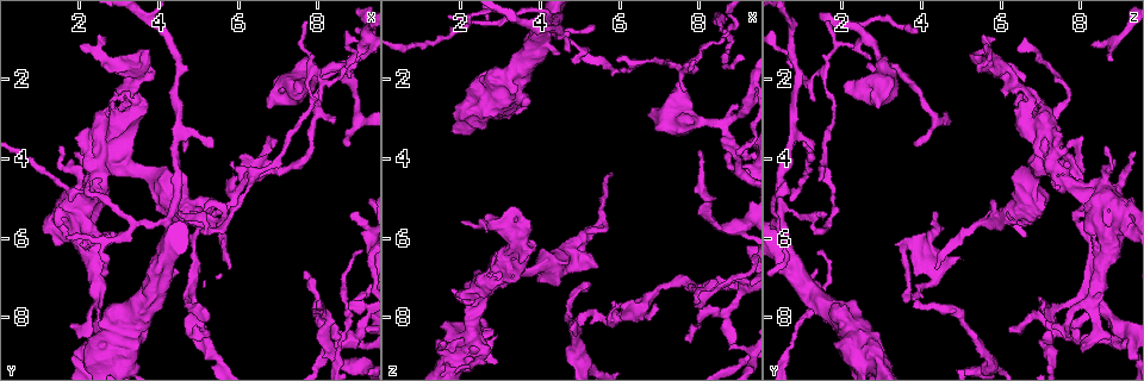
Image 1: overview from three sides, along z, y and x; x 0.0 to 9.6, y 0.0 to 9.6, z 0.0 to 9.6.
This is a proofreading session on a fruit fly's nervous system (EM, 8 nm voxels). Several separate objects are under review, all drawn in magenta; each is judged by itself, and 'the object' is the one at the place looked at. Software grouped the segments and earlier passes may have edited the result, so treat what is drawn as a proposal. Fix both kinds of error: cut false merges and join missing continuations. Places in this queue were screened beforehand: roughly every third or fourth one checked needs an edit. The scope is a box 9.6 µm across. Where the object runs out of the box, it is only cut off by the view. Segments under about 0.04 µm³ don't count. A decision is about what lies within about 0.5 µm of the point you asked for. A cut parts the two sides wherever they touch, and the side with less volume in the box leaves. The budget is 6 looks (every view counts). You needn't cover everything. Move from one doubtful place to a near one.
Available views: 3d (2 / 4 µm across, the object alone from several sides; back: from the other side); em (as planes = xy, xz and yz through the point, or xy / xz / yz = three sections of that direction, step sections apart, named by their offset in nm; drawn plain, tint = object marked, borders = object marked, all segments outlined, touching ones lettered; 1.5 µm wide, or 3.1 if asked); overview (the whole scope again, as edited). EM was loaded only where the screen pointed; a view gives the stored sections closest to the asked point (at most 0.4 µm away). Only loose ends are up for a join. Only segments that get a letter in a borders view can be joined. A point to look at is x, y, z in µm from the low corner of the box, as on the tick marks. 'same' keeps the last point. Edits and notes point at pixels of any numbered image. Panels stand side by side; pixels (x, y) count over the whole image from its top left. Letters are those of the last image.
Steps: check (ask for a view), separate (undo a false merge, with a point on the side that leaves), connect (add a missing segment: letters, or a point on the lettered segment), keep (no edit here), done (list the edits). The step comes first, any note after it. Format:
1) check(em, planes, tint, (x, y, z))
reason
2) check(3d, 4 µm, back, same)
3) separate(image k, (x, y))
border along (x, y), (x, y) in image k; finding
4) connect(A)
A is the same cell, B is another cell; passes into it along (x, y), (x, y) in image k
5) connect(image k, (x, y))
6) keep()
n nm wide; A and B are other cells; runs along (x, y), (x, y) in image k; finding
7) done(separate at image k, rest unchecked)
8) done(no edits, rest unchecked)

check(em, xz, step 8, borders, (8.00, 7.55, 3.75))

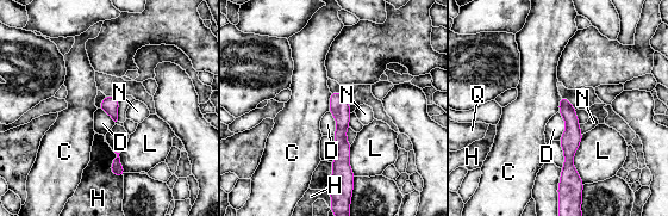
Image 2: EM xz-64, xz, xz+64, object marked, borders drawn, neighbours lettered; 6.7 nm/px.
check(em, planes, borders, same)

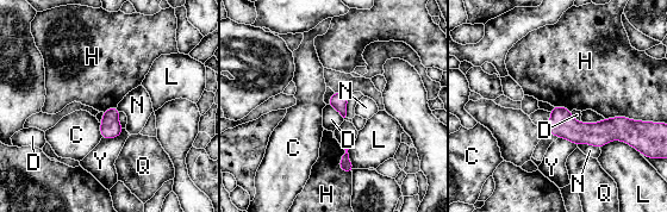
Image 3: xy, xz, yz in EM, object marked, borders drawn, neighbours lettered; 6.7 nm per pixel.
keep()
Y touches over 170 nm; C, D, H, L, N, Q and Y are other cells; border along (553, 105), (560, 105), (571, 111) in image 3; no lettered segment goes on from it

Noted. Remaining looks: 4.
check(3d, 4 µm, (8.85, 3.70, 3.80))
tapers out

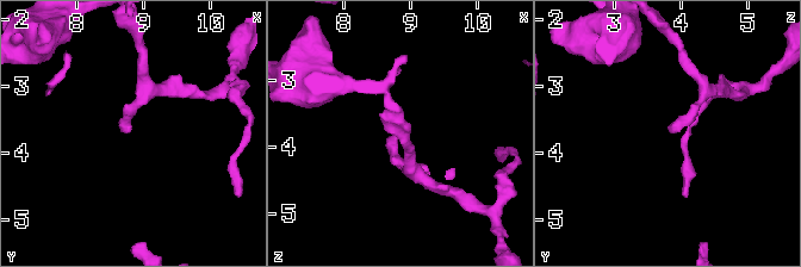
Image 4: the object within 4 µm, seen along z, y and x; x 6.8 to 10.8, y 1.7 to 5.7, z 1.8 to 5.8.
check(em, planes, borders, (8.80, 3.65, 3.90))
shape alone is not enough

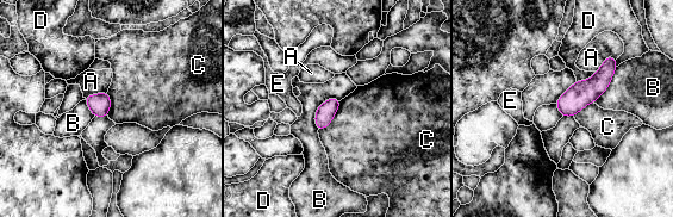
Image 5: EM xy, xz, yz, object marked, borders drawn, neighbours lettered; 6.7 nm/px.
keep()
A, B, C, D and E are other cells; border along (341, 100), (332, 121), (318, 130) in image 5; no lettered segment goes on from it

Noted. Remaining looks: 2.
check(em, planes, plain, (6.05, 4.50, 1.35))
an open end

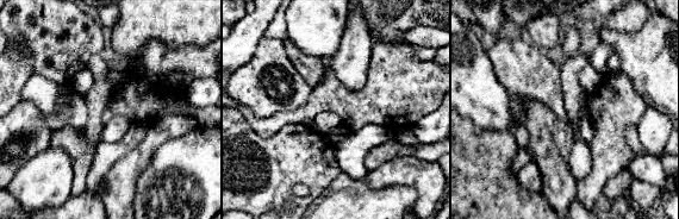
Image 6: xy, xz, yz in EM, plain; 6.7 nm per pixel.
check(em, planes, borders, same)
what lies round it

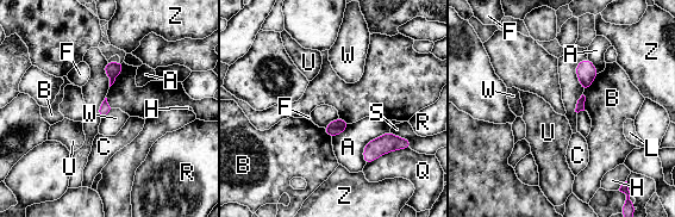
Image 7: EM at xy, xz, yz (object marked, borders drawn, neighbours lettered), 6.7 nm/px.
keep()
A touches over 280 nm; A, B, C, F, H, L, Q, R, S, U, W and Z are other cells; border along (111, 109), (101, 118) in image 7; none of them fits

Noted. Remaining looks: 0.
done(no edits, rest unchecked)

